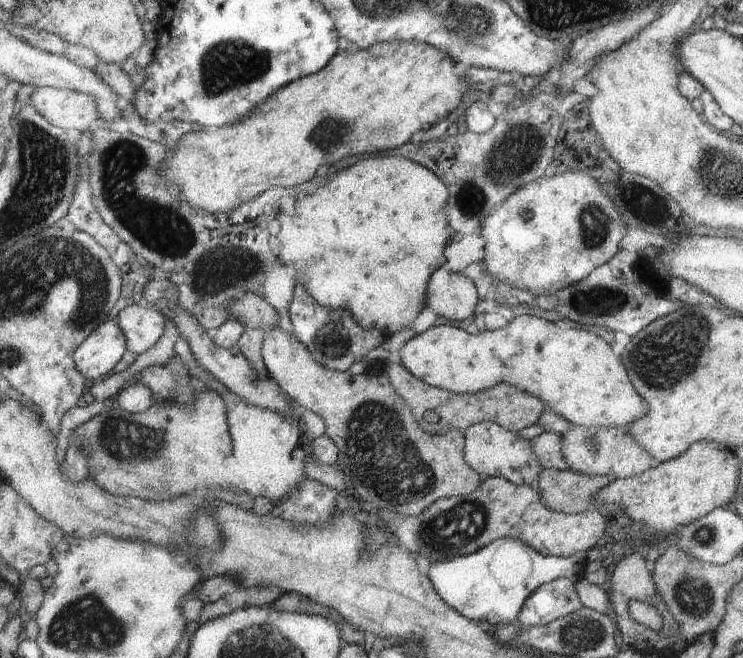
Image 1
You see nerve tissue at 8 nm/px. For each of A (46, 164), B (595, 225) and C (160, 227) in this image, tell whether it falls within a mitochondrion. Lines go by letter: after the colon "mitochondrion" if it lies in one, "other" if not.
A: mitochondrion
B: mitochondrion
C: mitochondrion

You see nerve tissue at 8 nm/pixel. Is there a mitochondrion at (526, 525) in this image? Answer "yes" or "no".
no

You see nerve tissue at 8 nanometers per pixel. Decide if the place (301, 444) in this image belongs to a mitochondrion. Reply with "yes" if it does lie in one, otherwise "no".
no

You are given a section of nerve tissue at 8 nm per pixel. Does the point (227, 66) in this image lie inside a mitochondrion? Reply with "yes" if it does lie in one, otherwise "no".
yes

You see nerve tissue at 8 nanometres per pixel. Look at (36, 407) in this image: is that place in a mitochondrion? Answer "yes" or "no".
no

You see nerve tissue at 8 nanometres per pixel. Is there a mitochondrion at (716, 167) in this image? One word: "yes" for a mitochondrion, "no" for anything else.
yes

